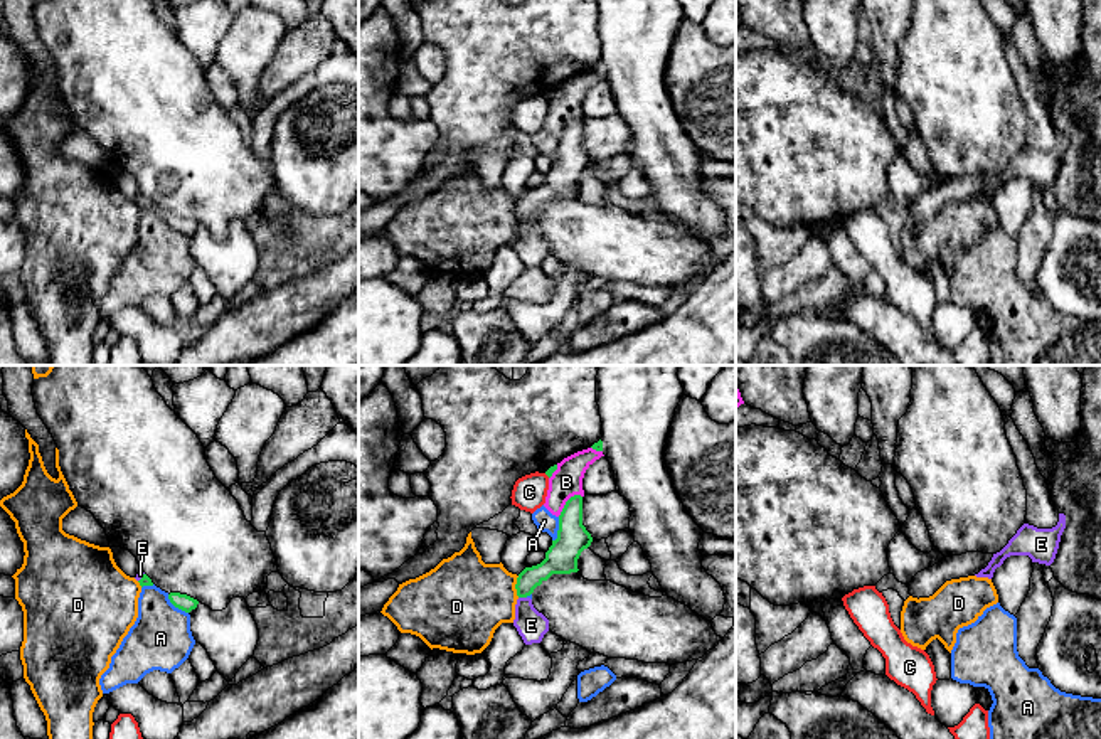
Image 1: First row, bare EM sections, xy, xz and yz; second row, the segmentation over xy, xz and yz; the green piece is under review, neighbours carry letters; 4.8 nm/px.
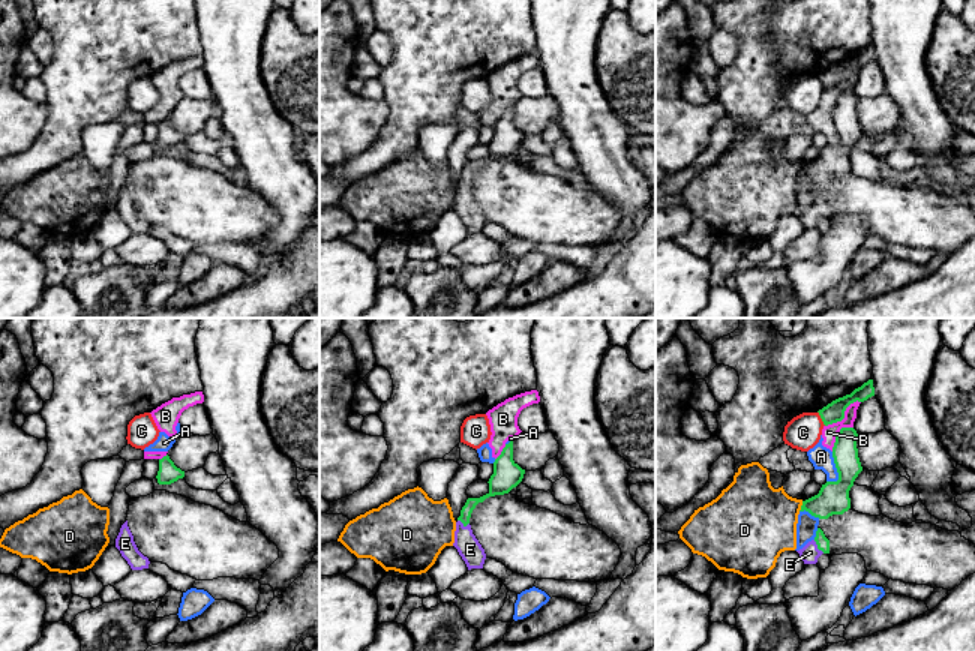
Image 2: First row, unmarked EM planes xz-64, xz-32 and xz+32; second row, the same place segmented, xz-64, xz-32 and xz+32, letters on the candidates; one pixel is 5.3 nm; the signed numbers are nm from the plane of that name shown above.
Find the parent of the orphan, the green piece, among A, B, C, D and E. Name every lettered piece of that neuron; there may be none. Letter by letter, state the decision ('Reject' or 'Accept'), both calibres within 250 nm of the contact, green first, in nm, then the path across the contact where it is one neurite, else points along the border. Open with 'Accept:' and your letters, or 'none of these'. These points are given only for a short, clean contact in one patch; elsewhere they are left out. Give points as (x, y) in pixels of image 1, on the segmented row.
Accept: E
A: Reject. Thickness 80 nm (green) against 300 nm
B: Reject. Thickness 150 nm (green) against 150 nm. Boundary: xz (581, 495), (573, 495), (558, 515)
C: Reject. Thickness 40 nm (green) against 160 nm. Boundary: xz (544, 473), (549, 477)
D: Reject. Thickness 140 nm (green) against 400 nm. Boundary: xz (519, 576), (515, 584), (517, 596)
E: Accept. Thickness 140 nm (green) against 140 nm. Path across: xz (559, 559), (547, 566), (522, 596), (524, 611), (531, 625)

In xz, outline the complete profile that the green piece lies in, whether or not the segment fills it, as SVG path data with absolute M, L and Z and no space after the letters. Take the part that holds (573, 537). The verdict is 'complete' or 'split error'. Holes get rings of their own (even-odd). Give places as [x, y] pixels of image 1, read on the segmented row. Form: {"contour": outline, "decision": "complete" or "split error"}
{"contour": "M571 497L561 515L557 539L545 552L545 559L532 567L525 567L517 577L517 604L513 626L525 645L540 643L549 631L549 619L539 613L529 598L537 586L552 574L577 572L577 559L593 542L591 534L582 525L582 497Z", "decision": "split error"}

